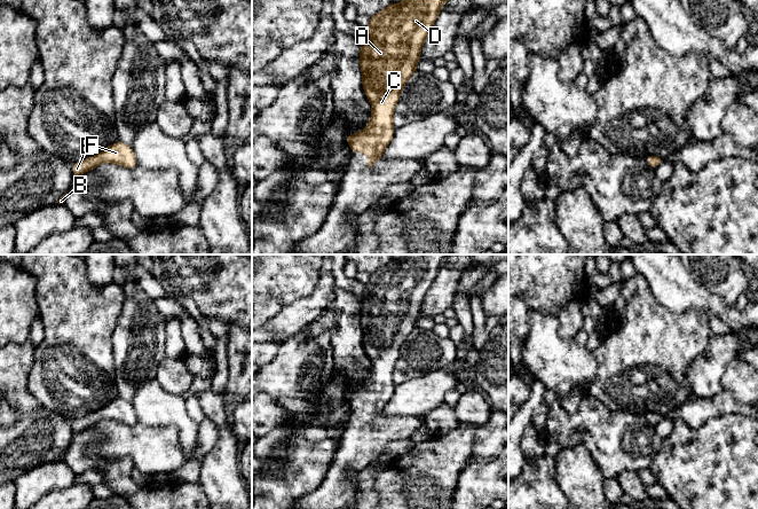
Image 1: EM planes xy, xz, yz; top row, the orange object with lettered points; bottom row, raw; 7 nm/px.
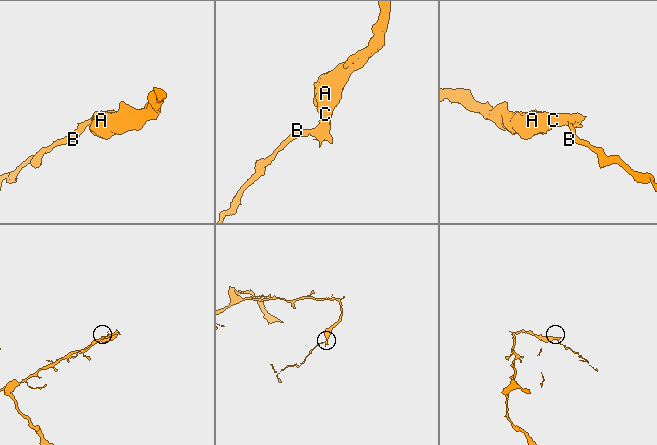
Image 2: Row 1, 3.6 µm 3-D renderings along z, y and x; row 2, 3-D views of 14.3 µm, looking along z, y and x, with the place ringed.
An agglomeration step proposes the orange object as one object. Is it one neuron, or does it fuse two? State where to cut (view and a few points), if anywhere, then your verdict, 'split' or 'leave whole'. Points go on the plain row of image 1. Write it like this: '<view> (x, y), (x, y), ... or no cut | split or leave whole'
no cut | leave whole

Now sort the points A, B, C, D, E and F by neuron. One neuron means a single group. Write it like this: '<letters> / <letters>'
A B C D E F

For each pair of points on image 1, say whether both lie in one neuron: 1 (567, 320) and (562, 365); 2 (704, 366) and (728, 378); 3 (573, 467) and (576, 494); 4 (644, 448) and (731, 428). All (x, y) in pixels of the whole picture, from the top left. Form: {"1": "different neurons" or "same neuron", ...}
{"1": "different neurons", "2": "different neurons", "3": "same neuron", "4": "different neurons"}

